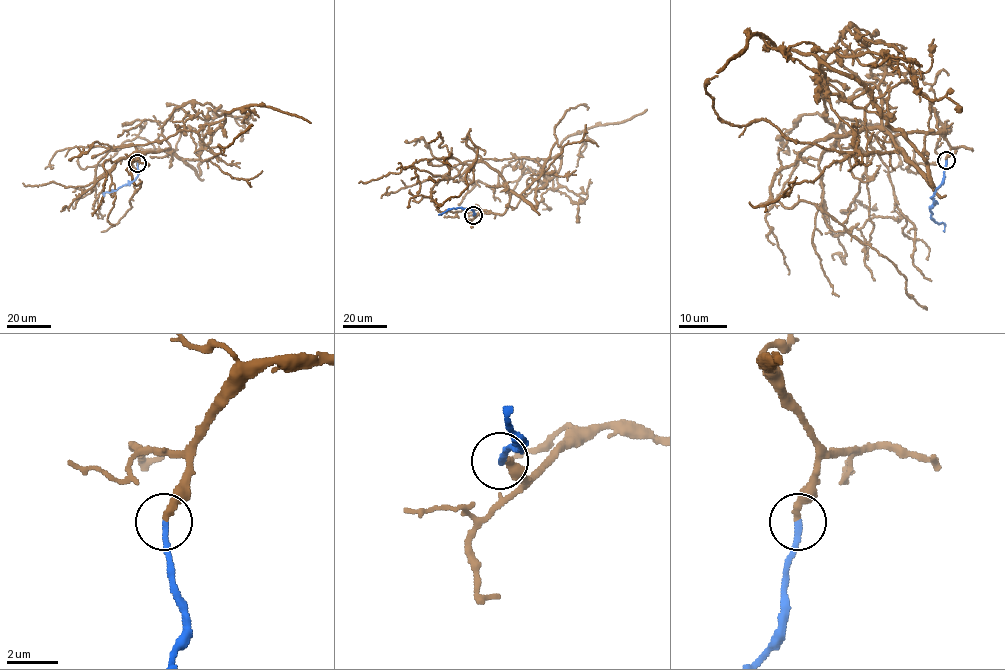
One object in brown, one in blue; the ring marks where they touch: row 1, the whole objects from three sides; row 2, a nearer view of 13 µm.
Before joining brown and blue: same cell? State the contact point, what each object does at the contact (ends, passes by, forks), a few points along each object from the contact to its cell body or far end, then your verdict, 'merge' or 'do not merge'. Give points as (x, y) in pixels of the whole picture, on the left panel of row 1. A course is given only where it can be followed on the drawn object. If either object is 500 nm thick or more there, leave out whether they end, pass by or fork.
at (137, 163); brown ends there; blue ends there; brown runs (137, 163), (145, 150), (172, 150), (199, 174), (199, 150), (224, 118), (142, 145), (95, 142), (68, 160); blue runs (137, 163), (138, 173), (134, 180), (106, 192), (103, 196); merge

